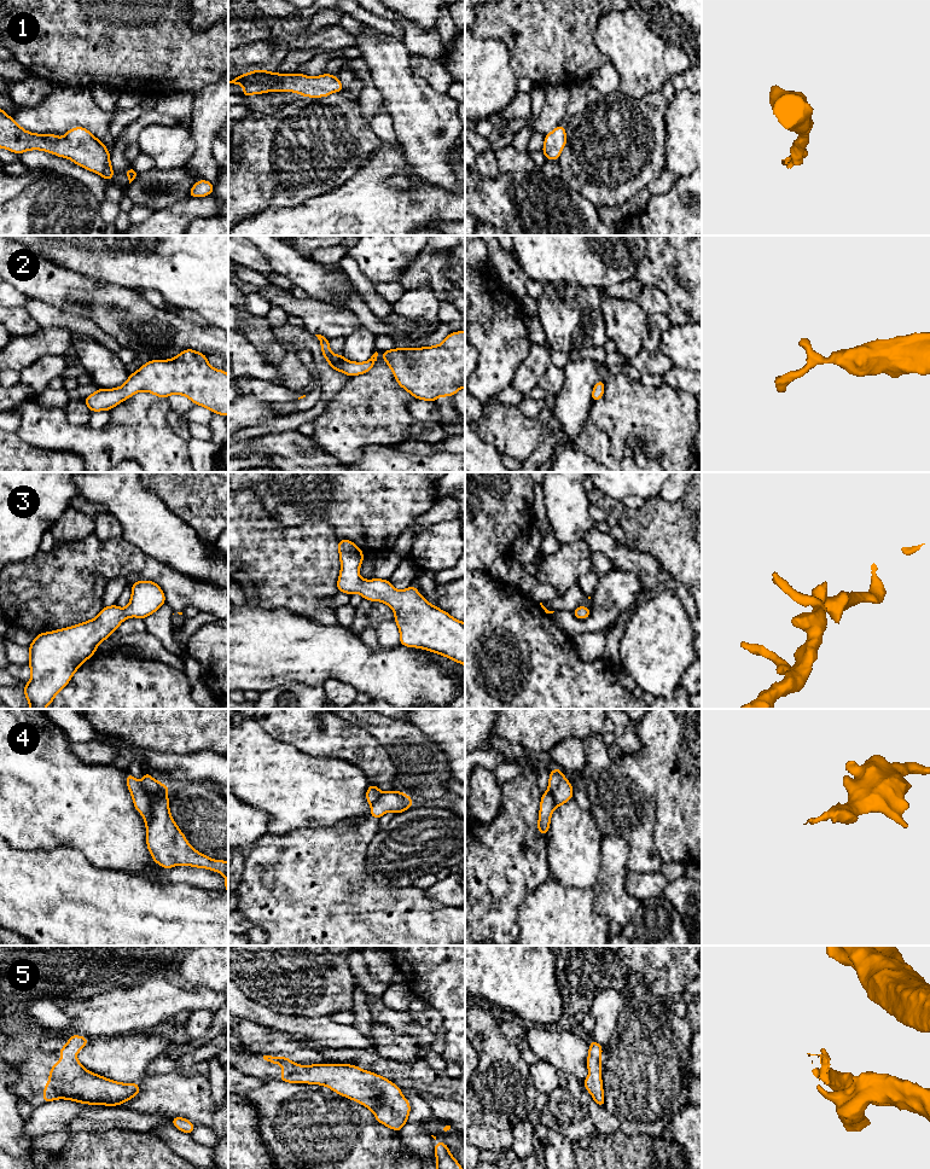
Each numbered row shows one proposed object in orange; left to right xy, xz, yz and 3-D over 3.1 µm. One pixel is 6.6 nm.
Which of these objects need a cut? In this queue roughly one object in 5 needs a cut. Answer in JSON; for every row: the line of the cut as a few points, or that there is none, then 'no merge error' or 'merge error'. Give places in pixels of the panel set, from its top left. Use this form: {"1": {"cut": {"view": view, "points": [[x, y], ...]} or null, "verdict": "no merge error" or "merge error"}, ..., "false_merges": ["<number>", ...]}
{"1": {"cut": null, "verdict": "no merge error"}, "2": {"cut": null, "verdict": "no merge error"}, "3": {"cut": null, "verdict": "no merge error"}, "4": {"cut": {"view": "xy", "points": [[139, 783], [150, 803], [150, 824], [147, 829]]}, "verdict": "merge error"}, "5": {"cut": null, "verdict": "no merge error"}, "false_merges": ["4"]}

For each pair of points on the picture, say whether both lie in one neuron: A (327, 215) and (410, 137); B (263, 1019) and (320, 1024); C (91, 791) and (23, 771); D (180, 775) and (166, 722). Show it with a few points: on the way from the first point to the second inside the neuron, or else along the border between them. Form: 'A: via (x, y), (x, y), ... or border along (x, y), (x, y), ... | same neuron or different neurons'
A: border along (397, 141), (413, 170) | different neurons
B: via (278, 1021), (306, 1024) | same neuron
C: via (74, 791), (47, 791), (40, 784) | same neuron
D: border along (146, 749), (178, 754), (202, 751) | different neurons

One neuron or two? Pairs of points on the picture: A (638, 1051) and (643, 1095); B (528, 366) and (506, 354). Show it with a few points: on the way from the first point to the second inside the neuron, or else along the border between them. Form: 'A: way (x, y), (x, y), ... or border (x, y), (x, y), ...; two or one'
A: way (643, 1062), (643, 1085); one
B: border (532, 343), (527, 356), (517, 367), (511, 384); two

